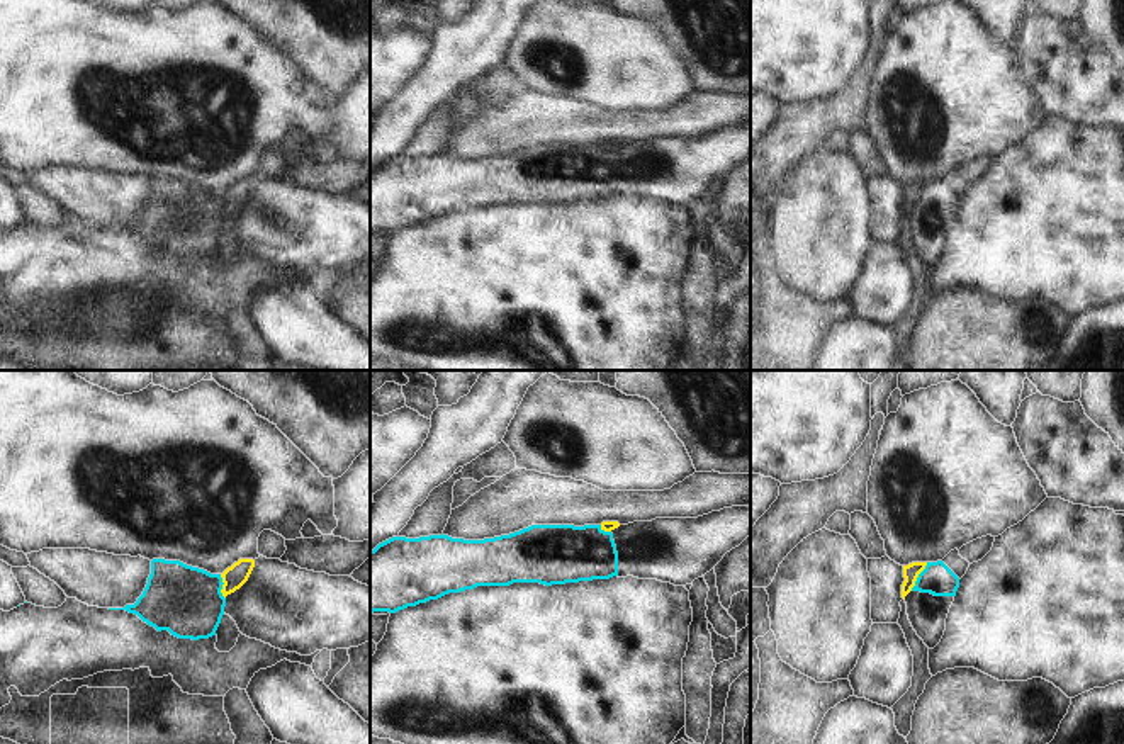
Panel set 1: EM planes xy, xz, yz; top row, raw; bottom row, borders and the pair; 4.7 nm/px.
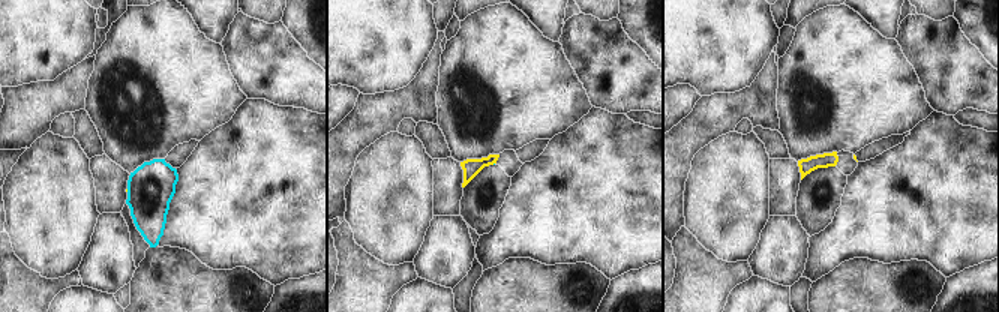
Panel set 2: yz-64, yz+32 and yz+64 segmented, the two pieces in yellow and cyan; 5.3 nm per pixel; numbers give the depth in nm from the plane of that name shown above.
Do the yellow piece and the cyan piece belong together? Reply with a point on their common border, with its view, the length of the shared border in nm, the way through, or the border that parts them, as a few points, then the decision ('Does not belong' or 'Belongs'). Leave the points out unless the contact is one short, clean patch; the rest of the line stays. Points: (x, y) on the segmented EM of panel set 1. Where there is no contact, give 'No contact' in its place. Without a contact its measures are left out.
Touches yellow at yz (917, 576). Shared border 160 nm. Boundary: yz (927, 563), (910, 590). Does not belong.

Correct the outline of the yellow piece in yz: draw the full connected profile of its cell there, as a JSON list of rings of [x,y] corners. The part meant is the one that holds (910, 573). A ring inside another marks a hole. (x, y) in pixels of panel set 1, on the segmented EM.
[[[912,562],[908,566],[903,566],[903,578],[905,578],[905,581],[902,584],[902,598],[903,600],[915,586],[917,578],[925,569],[925,566],[927,566],[927,562]]]

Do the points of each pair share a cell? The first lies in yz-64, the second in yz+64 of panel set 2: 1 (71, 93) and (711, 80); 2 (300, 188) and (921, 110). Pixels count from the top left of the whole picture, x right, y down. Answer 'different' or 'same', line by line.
1: different
2: different

